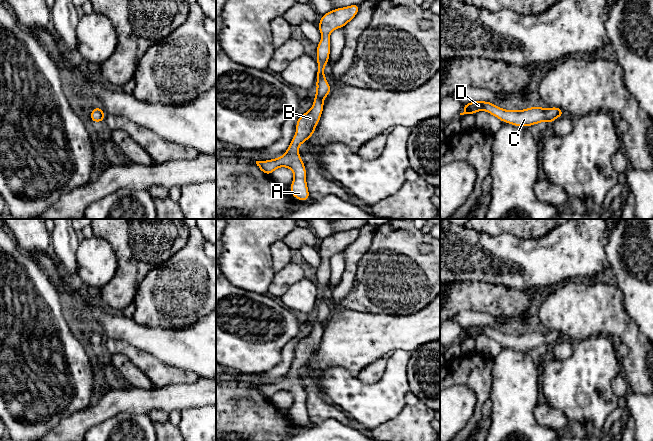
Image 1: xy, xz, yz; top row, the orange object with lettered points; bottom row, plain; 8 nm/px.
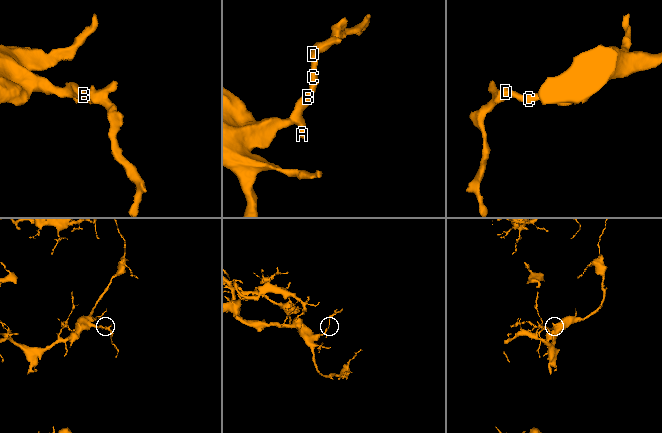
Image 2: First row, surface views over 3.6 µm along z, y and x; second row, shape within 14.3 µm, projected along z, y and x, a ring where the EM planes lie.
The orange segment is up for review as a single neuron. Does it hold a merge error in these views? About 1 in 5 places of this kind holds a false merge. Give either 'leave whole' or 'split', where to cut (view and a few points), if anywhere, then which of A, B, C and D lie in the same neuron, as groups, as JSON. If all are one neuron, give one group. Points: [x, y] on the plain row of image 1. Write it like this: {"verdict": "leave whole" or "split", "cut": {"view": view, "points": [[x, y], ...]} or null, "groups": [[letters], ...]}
{"verdict": "leave whole", "cut": null, "groups": [["A", "B", "C", "D"]]}

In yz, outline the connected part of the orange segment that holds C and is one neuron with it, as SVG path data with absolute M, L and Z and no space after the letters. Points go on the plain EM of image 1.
M472 325L471 327L462 329L464 338L474 339L480 334L484 334L489 338L497 341L502 346L510 347L517 351L532 350L540 346L548 346L551 348L556 342L564 339L563 334L558 331L543 332L543 331L530 331L521 335L505 334L501 331L494 329L492 326L486 325Z

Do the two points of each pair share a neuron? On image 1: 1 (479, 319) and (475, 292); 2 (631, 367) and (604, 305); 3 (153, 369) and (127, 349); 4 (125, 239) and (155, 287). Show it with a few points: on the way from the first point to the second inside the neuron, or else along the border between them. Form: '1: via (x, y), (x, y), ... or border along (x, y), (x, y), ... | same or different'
1: border along (455, 315), (461, 311), (479, 311), (501, 317) | different
2: via (634, 352), (634, 339), (615, 320) | same
3: via (147, 363), (133, 354) | same
4: border along (167, 260), (143, 277), (136, 294) | different

